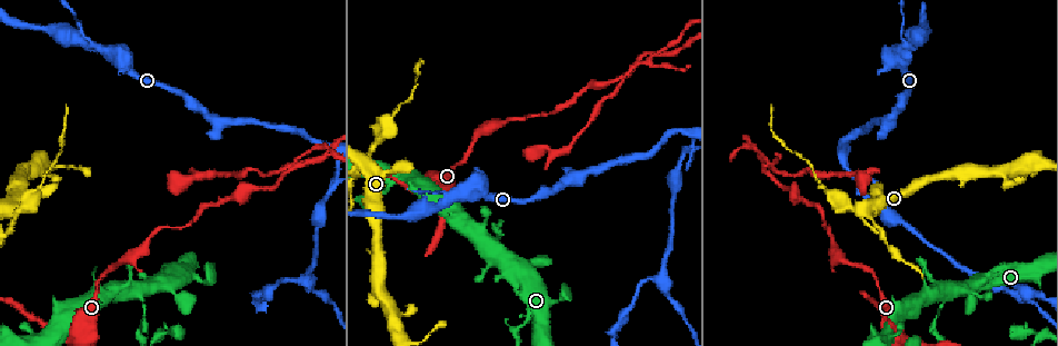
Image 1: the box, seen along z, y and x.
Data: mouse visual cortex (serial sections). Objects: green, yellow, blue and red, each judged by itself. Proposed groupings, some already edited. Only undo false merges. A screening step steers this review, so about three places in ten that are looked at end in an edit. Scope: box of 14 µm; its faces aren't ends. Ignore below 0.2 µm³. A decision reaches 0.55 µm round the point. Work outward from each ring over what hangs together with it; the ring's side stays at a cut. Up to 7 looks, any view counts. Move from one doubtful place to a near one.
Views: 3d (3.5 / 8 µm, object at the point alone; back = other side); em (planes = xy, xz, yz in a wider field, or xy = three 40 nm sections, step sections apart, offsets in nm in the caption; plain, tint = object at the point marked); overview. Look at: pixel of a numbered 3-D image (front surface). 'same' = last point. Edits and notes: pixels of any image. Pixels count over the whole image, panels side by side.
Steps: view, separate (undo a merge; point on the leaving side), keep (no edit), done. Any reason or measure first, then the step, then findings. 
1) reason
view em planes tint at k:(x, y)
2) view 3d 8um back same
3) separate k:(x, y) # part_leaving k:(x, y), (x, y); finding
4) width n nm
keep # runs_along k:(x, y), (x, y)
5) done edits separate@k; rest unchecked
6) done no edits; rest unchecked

thick turns thin
view 3d 3.5um back at 1:(139, 294)

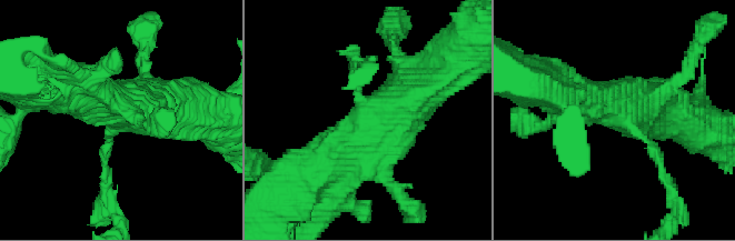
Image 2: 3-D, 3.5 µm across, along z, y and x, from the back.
need the tissue
view em xy step 5 tint at 2:(364, 107)

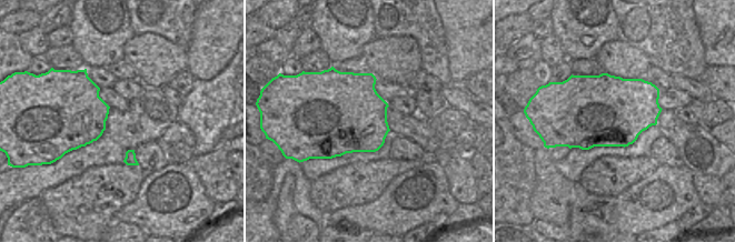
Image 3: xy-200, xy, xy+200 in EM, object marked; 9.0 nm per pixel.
separate 2:(106, 176) # a second cell is stuck on

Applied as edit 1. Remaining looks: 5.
view overview

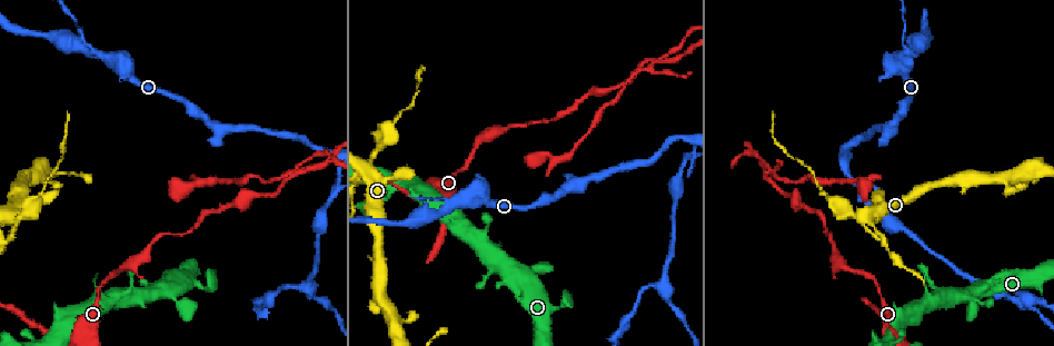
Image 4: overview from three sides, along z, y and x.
three-way junction
view 3d 8um at 4:(876, 239)

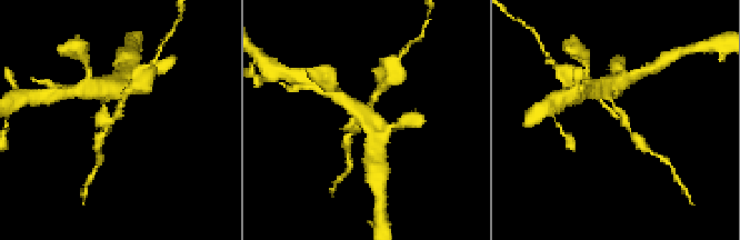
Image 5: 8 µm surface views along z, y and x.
zoom in
view 3d 3.5um at 5:(114, 116)

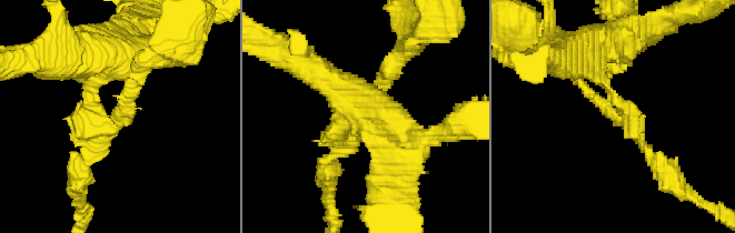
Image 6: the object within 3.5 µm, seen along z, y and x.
arms 3; arm_widths 150, 150, 200 nm; need the tissue
view em xy step 1 tint at 6:(120, 116)

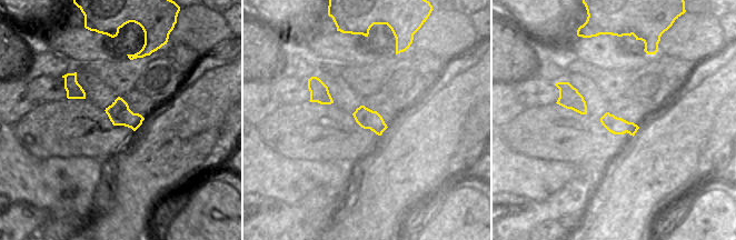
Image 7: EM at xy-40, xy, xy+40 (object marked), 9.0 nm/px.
separate 6:(130, 99) # part_leaving 6:(91, 93), (112, 124), (129, 87); two cells meet here

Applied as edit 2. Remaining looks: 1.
abrupt turn
view 3d 3.5um back at 4:(664, 284)

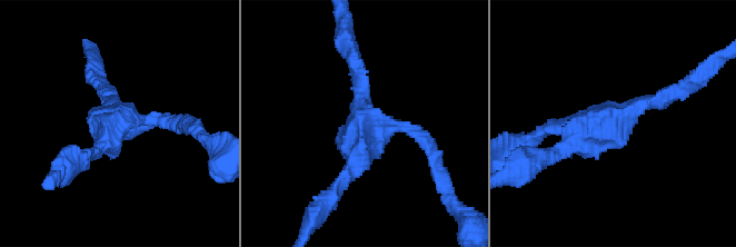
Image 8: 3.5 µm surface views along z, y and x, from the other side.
arm_widths 200, 200, 300 nm
keep # one cell here

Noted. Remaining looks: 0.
done edits separate@2, separate@6; rest unchecked

